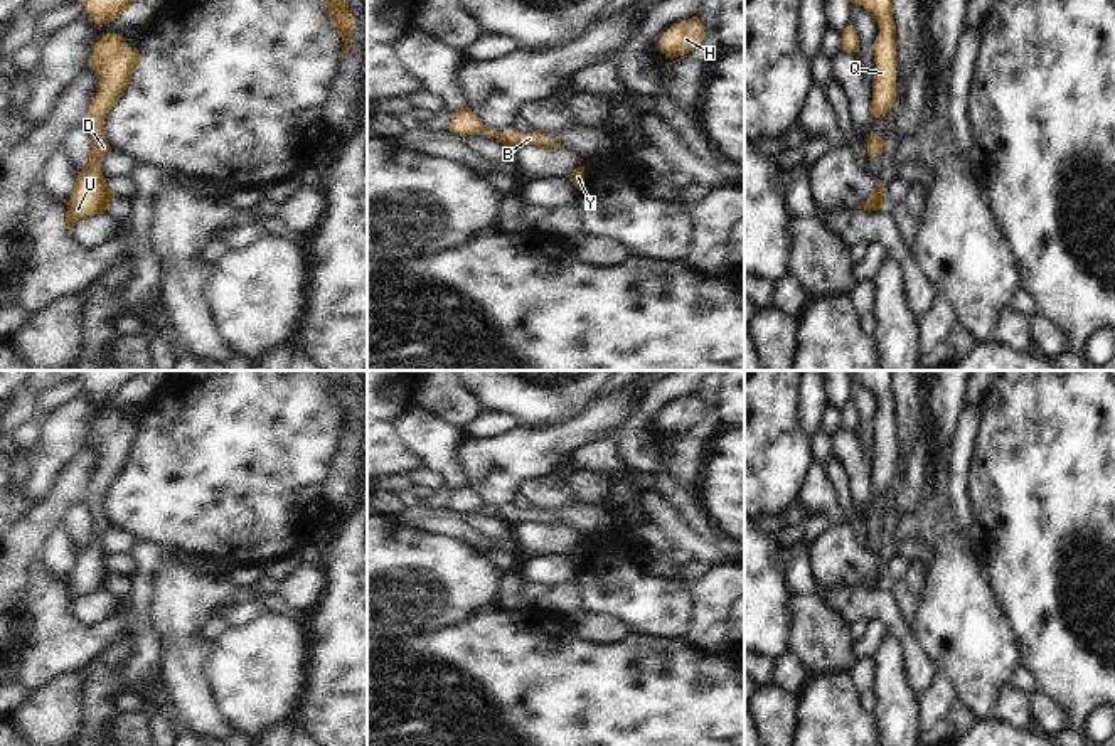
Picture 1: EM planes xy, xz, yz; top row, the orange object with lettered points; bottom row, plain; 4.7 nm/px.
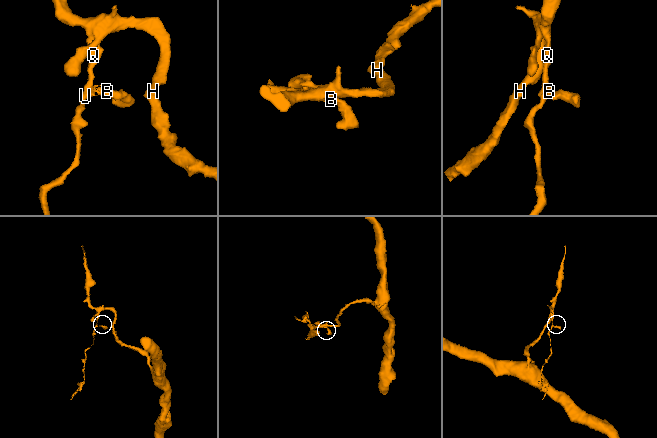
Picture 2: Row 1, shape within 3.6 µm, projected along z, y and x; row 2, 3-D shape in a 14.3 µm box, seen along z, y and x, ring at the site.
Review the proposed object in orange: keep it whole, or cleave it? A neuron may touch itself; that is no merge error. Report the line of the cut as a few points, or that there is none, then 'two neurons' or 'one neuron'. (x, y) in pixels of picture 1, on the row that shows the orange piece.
xz (482, 125), (484, 132) | two neurons

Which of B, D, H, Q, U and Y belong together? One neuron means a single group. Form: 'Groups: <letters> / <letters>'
Groups: B Y / D H Q U.

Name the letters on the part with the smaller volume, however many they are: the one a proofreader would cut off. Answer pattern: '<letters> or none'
B, Y.

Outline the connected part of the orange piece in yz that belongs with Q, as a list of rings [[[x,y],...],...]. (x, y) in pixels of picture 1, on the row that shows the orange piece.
[[[849,0],[862,5],[879,25],[879,35],[872,44],[876,61],[872,101],[869,111],[872,118],[884,118],[896,98],[896,24],[893,20],[894,0]]]

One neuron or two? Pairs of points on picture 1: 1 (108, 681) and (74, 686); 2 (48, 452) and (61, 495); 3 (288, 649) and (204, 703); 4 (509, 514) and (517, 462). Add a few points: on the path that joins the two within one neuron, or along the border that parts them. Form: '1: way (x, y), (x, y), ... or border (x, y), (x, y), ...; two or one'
1: border (88, 667), (83, 723); two
2: border (83, 450), (63, 470), (44, 500); two
3: border (208, 657), (209, 687), (238, 728); two
4: way (506, 500), (506, 475); one

